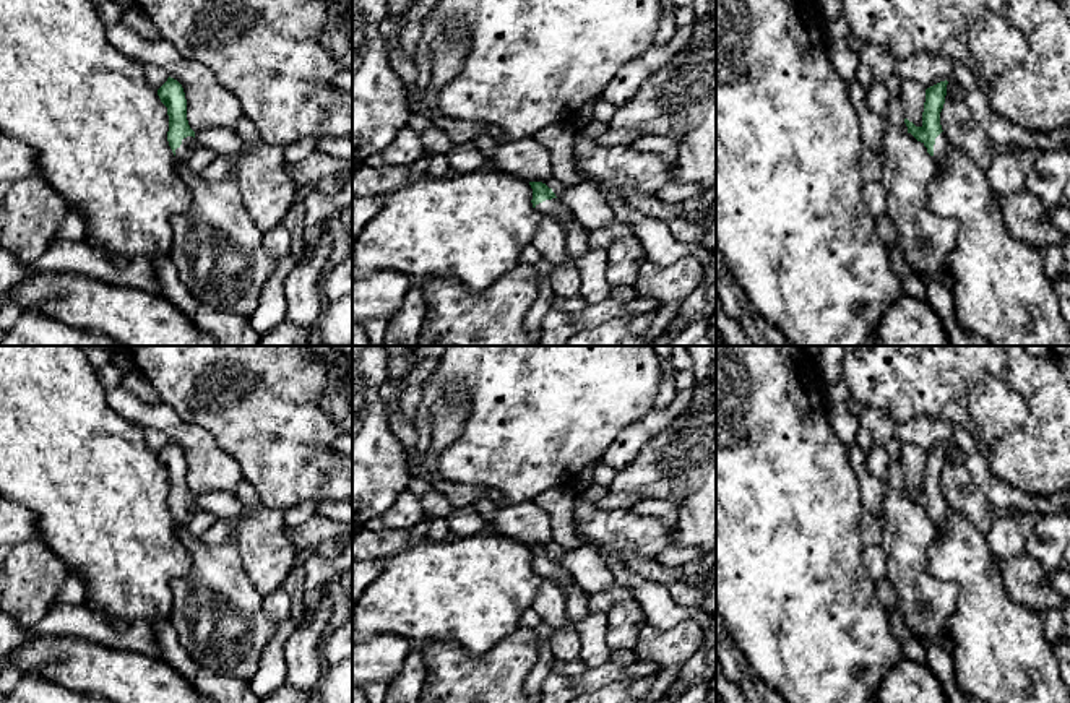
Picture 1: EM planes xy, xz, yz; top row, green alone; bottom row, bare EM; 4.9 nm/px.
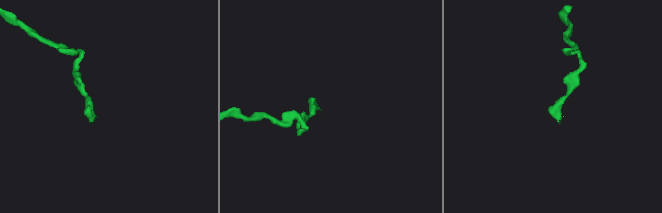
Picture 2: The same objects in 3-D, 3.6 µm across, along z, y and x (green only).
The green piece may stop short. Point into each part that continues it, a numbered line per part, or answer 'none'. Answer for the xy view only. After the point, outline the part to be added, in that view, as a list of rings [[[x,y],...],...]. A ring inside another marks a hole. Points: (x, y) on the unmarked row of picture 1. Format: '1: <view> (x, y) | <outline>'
1: xy (197, 520) | [[[193,500],[182,503],[182,508],[175,513],[177,524],[183,524],[190,534],[201,536],[214,521],[216,516]]]

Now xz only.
1: xz (577, 598) | [[[552,562],[536,568],[536,573],[562,586],[565,594],[565,612],[570,620],[580,622],[589,615],[589,594],[575,583],[572,573],[565,567],[559,562]]]

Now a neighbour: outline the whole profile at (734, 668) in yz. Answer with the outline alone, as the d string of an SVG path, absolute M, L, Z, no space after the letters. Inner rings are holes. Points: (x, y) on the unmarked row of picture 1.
M726 632L716 640L716 659L723 667L723 677L736 682L749 703L786 703L774 688L750 674L745 658Z

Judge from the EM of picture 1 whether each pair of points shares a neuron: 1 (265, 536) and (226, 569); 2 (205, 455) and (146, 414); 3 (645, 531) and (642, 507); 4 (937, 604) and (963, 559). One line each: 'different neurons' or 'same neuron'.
1: different neurons
2: same neuron
3: different neurons
4: different neurons

